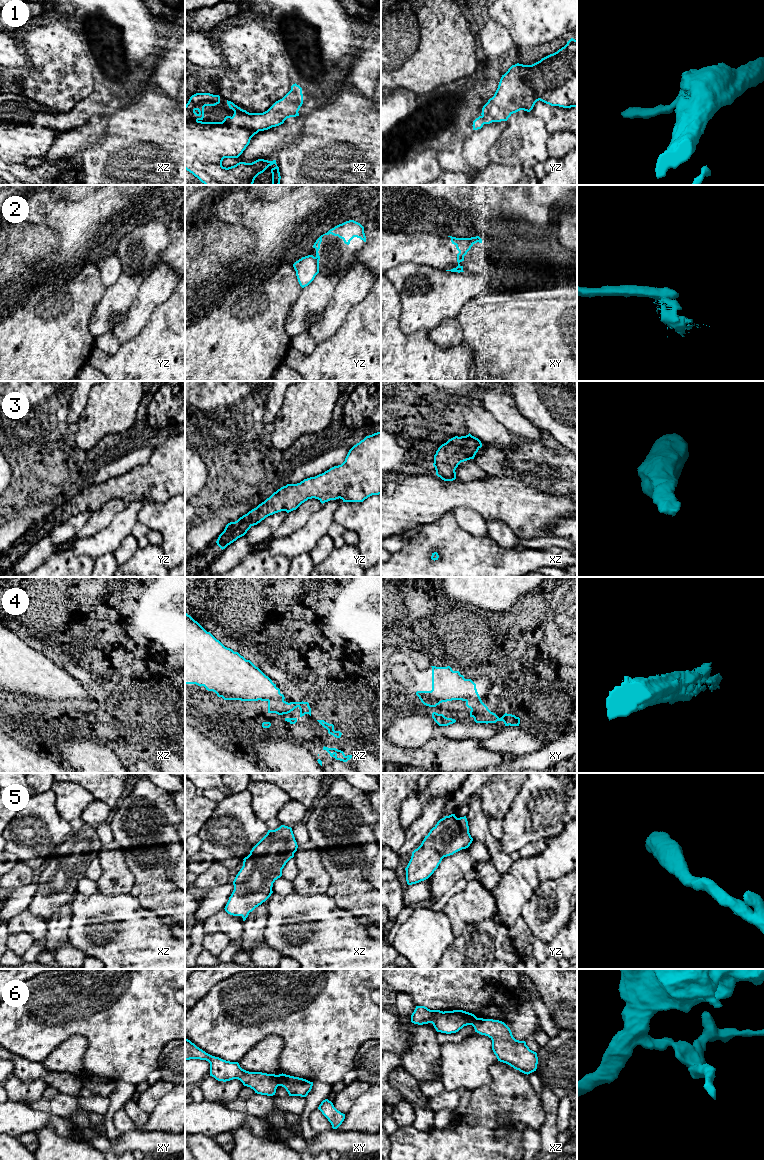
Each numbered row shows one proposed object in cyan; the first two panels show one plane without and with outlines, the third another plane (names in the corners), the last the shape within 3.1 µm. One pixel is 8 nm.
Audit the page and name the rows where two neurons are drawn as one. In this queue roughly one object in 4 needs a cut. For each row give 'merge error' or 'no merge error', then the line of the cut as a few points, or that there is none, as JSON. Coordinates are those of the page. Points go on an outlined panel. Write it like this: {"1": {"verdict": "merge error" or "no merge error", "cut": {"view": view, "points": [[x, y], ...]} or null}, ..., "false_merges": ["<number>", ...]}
{"1": {"verdict": "no merge error", "cut": null}, "2": {"verdict": "merge error", "cut": {"view": "yz", "points": [[314, 257], [318, 268]]}}, "3": {"verdict": "no merge error", "cut": null}, "4": {"verdict": "no merge error", "cut": null}, "5": {"verdict": "no merge error", "cut": null}, "6": {"verdict": "merge error", "cut": {"view": "xy", "points": [[277, 1075], [280, 1085]]}}, "false_merges": ["2", "6"]}

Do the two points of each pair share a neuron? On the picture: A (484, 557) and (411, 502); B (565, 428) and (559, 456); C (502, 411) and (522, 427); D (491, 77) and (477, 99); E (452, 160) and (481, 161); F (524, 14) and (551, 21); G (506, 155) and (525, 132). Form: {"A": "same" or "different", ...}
{"A": "different", "B": "different", "C": "same", "D": "same", "E": "different", "F": "same", "G": "same"}

